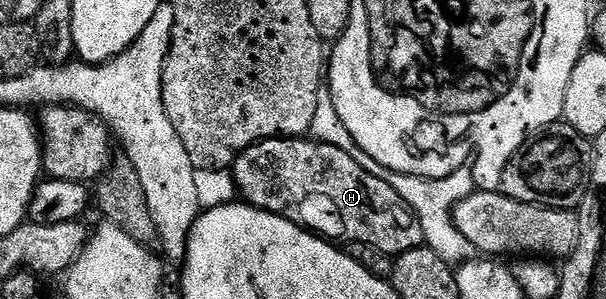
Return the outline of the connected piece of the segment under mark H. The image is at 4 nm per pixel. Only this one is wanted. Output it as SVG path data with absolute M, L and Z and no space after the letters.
M313 138L259 140L234 159L232 171L234 185L237 186L241 199L250 207L290 220L327 241L364 242L395 258L413 248L423 247L424 230L408 202L400 198L400 194L396 194L396 190L392 190L388 182L380 182L380 178L368 174L368 170L356 166L356 162L352 162L352 158L348 158L348 154L344 154L344 150L336 146L328 146Z

